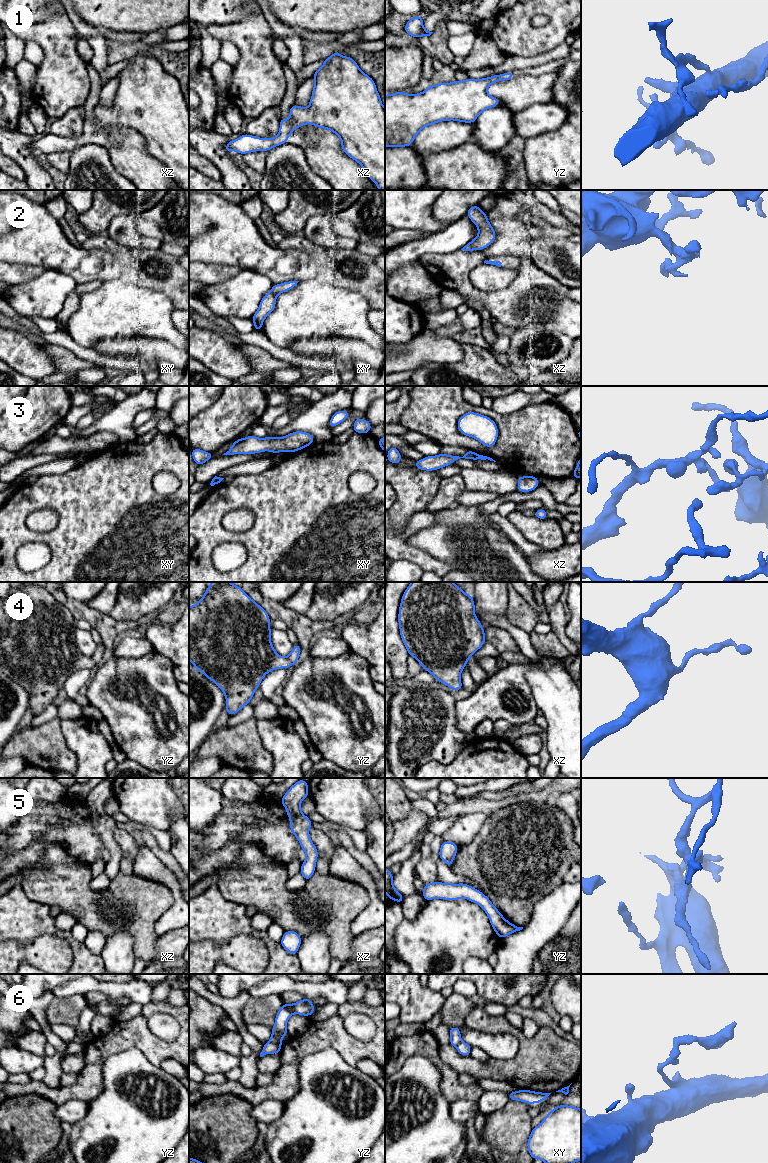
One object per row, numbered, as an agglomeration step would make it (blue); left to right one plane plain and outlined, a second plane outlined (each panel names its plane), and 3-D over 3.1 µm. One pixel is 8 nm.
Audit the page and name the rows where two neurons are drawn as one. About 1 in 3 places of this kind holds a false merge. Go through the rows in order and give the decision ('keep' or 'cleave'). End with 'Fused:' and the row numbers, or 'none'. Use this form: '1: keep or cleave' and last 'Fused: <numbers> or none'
1: keep
2: keep
3: keep
4: keep
5: keep
6: cleave
Fused: 6

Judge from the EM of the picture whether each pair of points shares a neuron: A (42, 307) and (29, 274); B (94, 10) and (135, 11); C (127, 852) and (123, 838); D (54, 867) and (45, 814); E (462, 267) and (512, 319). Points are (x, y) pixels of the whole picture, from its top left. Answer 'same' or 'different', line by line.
A: different
B: same
C: same
D: different
E: same

